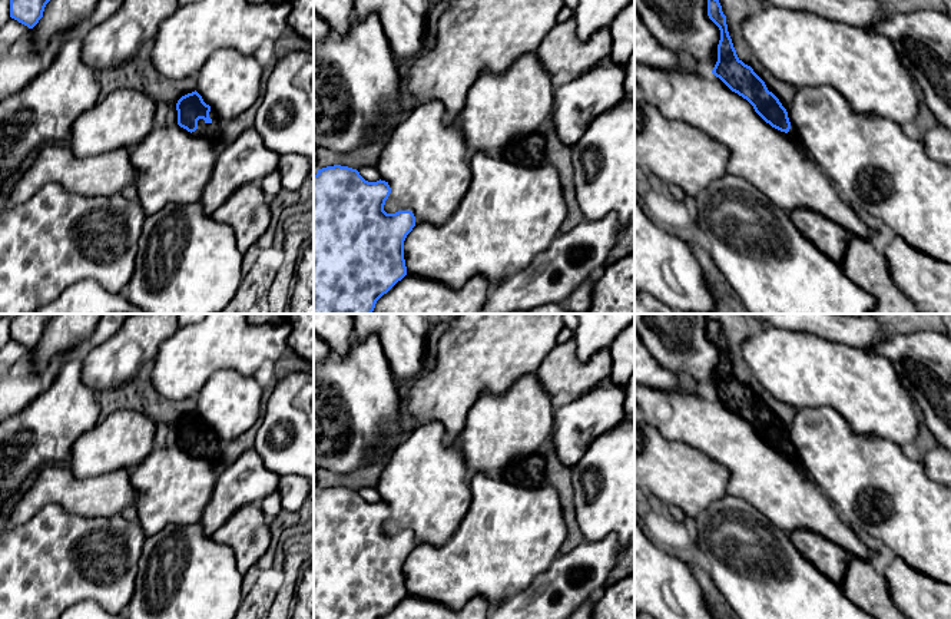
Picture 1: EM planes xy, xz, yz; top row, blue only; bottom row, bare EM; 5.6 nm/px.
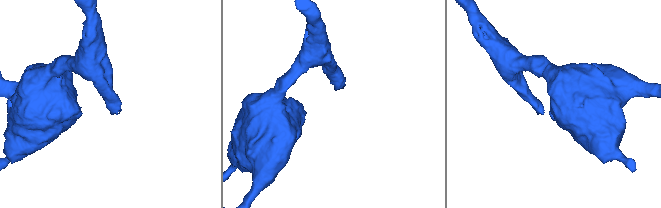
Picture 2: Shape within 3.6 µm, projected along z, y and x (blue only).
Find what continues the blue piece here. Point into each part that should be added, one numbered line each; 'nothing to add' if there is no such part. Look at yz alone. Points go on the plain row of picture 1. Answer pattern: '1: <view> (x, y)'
1: yz (794, 457)

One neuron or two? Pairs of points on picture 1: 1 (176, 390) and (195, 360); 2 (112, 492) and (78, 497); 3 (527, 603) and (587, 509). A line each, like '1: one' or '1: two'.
1: one
2: one
3: two

